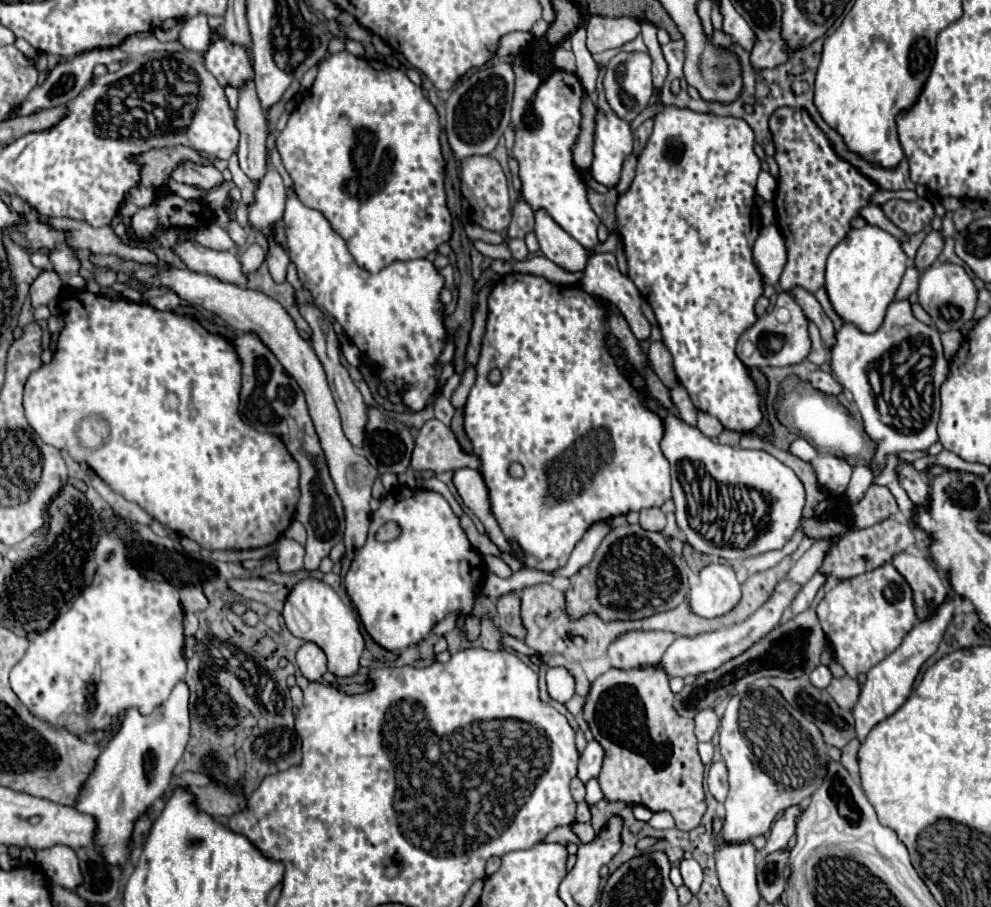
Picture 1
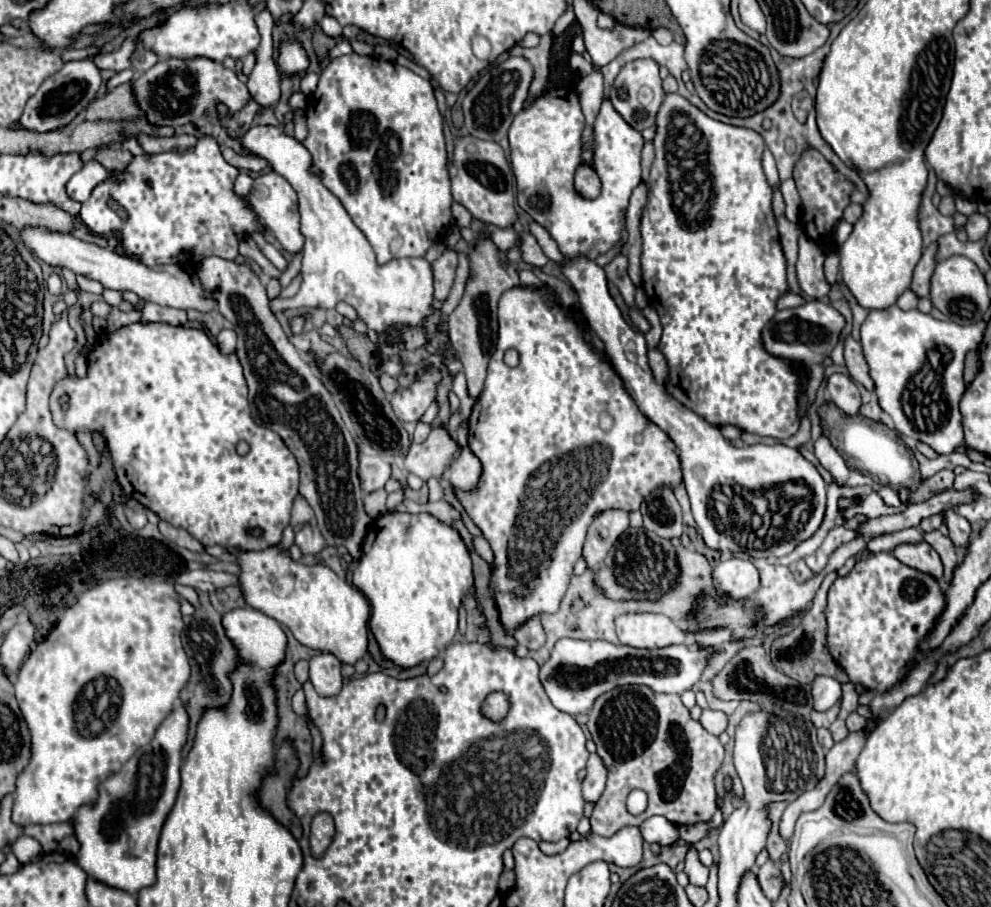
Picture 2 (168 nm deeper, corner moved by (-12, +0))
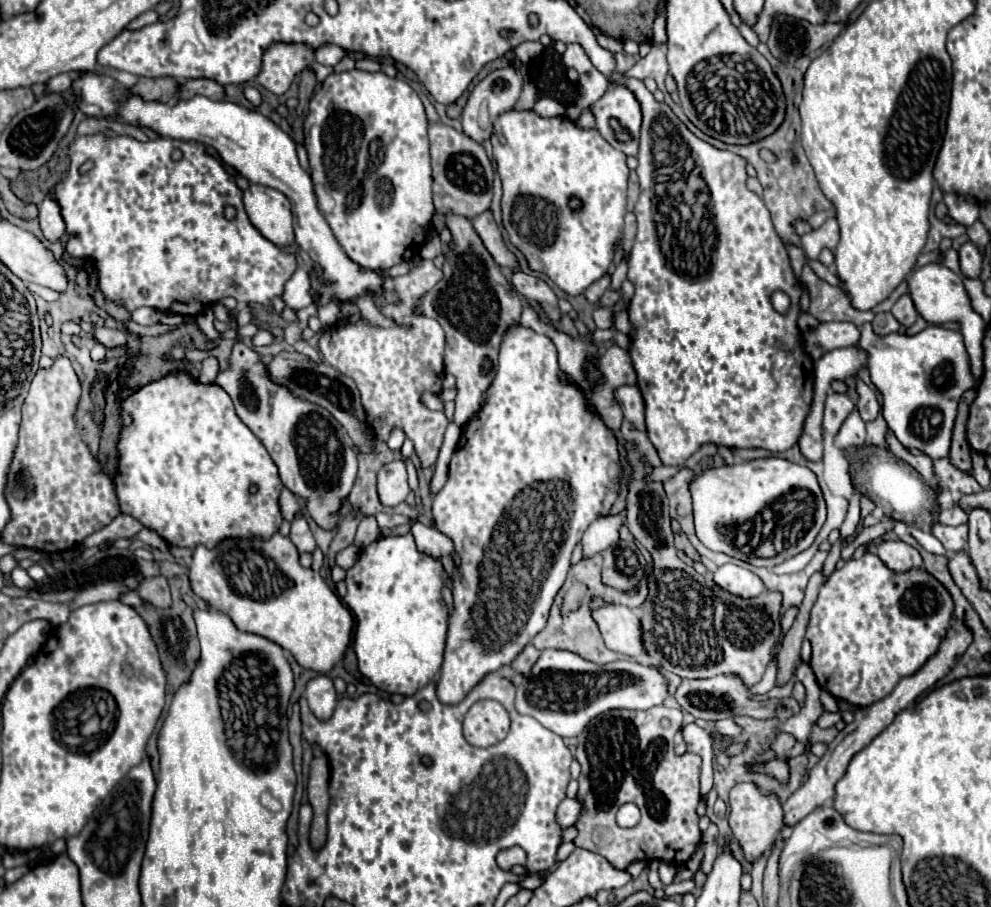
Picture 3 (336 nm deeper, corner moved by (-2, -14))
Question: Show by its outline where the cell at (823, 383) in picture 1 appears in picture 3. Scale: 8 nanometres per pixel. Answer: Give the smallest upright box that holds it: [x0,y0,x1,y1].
[824,392,854,436]

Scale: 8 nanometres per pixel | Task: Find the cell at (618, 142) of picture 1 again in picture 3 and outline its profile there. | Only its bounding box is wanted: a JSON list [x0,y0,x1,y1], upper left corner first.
[492,110,630,296]

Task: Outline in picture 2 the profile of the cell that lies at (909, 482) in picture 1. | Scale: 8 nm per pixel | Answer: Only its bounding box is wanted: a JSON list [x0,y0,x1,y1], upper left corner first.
[944,510,972,550]

